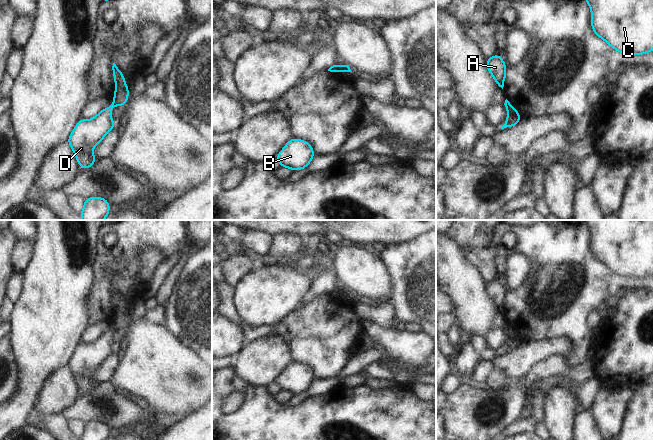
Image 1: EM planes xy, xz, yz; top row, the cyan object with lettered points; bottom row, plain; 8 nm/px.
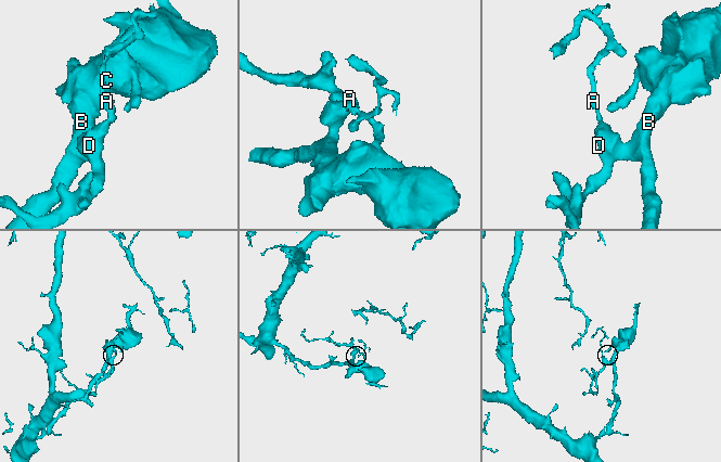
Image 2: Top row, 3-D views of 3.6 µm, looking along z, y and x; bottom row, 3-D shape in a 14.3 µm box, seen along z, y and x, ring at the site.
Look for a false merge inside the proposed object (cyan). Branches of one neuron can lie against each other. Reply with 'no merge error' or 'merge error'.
merge error

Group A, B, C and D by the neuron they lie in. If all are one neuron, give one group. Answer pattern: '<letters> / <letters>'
A / B C D

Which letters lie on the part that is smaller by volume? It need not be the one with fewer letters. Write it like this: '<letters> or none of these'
A.

